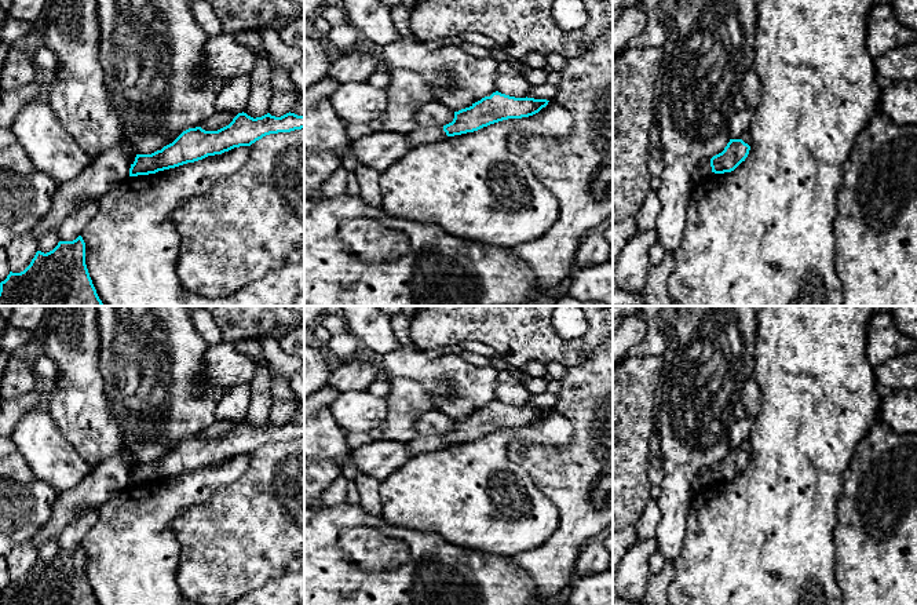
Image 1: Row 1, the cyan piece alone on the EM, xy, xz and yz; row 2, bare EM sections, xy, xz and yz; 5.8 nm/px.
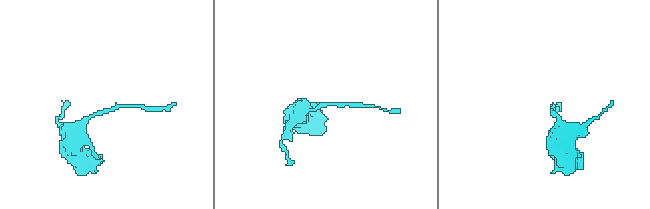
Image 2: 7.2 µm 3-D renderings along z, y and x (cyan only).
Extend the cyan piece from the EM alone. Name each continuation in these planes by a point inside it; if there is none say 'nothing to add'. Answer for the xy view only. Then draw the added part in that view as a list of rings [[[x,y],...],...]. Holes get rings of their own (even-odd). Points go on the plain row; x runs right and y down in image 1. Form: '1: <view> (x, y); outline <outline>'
nothing to add

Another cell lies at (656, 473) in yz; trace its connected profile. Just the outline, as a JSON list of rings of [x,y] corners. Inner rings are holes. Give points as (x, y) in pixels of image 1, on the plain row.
[[[655,430],[649,441],[650,452],[655,458],[655,463],[650,466],[649,469],[649,480],[653,484],[653,486],[661,486],[664,478],[665,478],[665,470],[661,464],[661,449],[660,449],[660,435]]]

